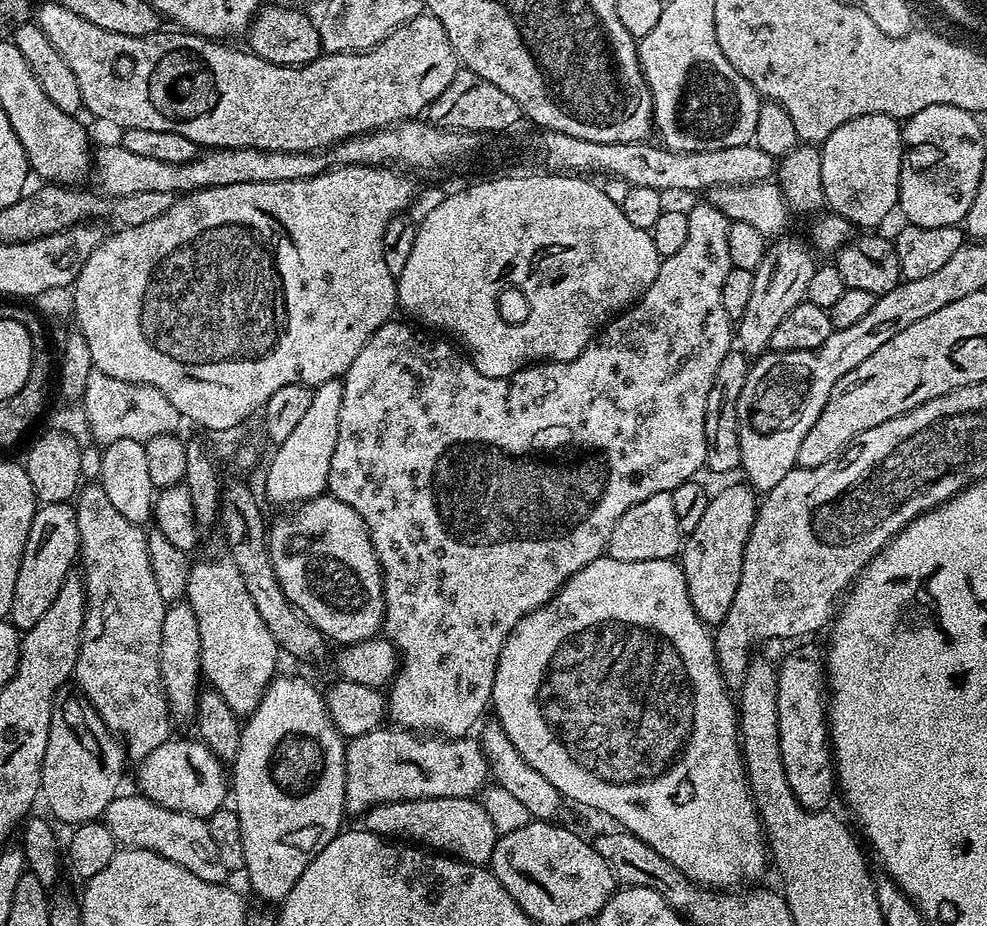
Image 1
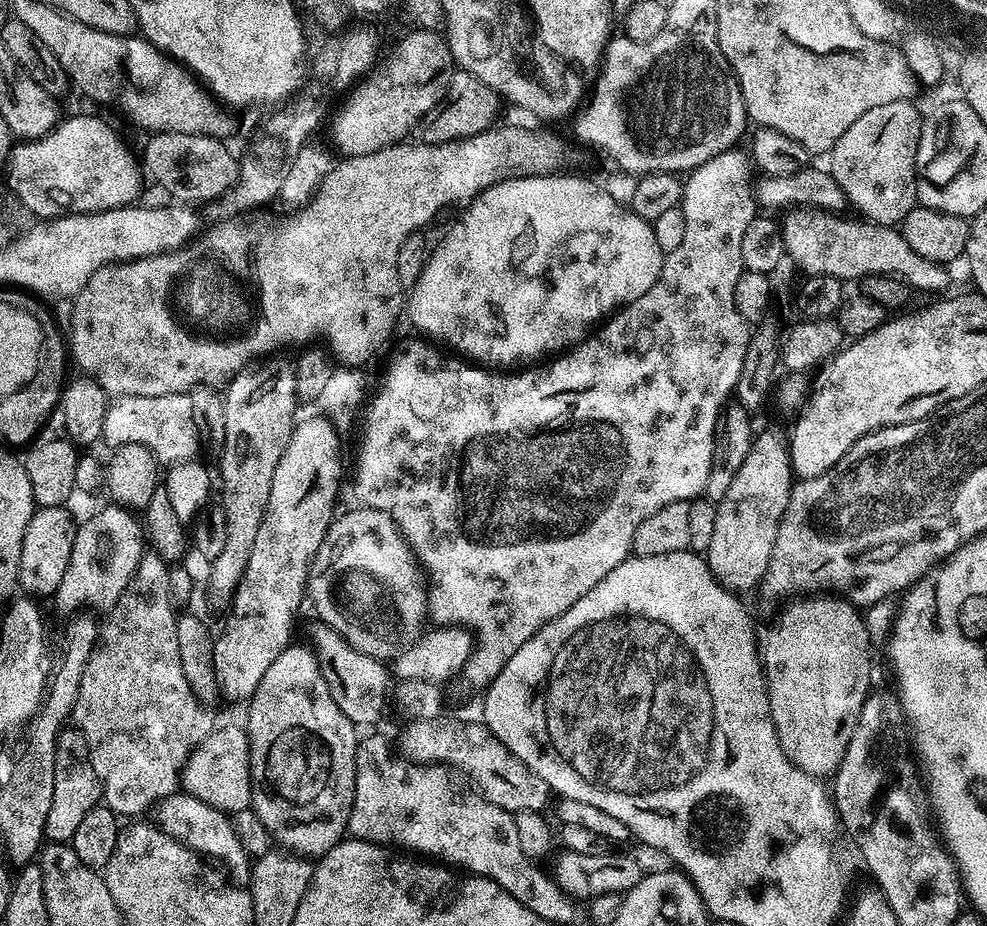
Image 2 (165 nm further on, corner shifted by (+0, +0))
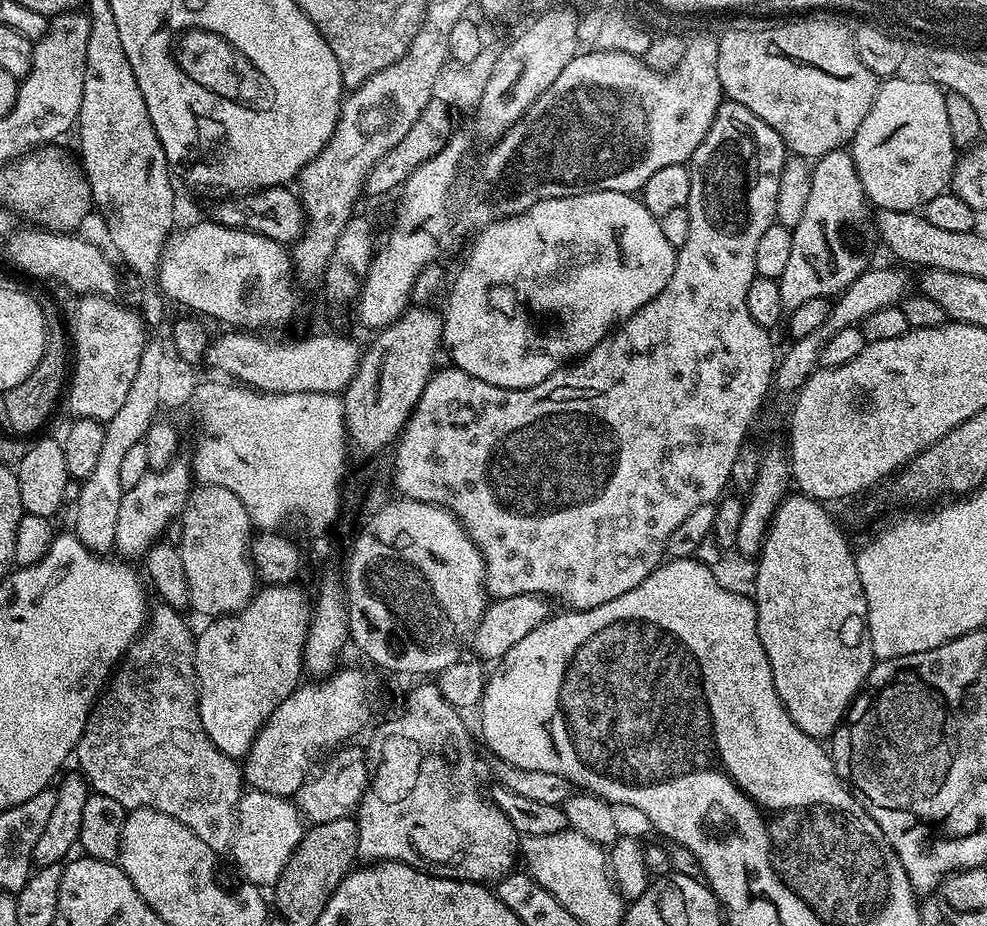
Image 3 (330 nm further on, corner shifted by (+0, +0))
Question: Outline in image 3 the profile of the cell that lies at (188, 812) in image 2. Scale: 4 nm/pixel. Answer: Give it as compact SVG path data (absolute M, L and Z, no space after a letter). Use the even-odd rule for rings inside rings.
M245 791L236 807L236 832L232 835L230 857L247 883L261 890L271 889L305 831L305 821L289 797Z

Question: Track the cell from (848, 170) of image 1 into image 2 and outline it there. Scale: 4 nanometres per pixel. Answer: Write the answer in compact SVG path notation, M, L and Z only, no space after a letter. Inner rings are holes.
M912 100L889 102L887 106L878 106L874 110L866 110L842 138L832 147L830 171L832 177L842 186L849 203L861 211L860 214L875 224L898 226L918 206L916 199L916 155L920 142L920 125L922 115L915 108Z

